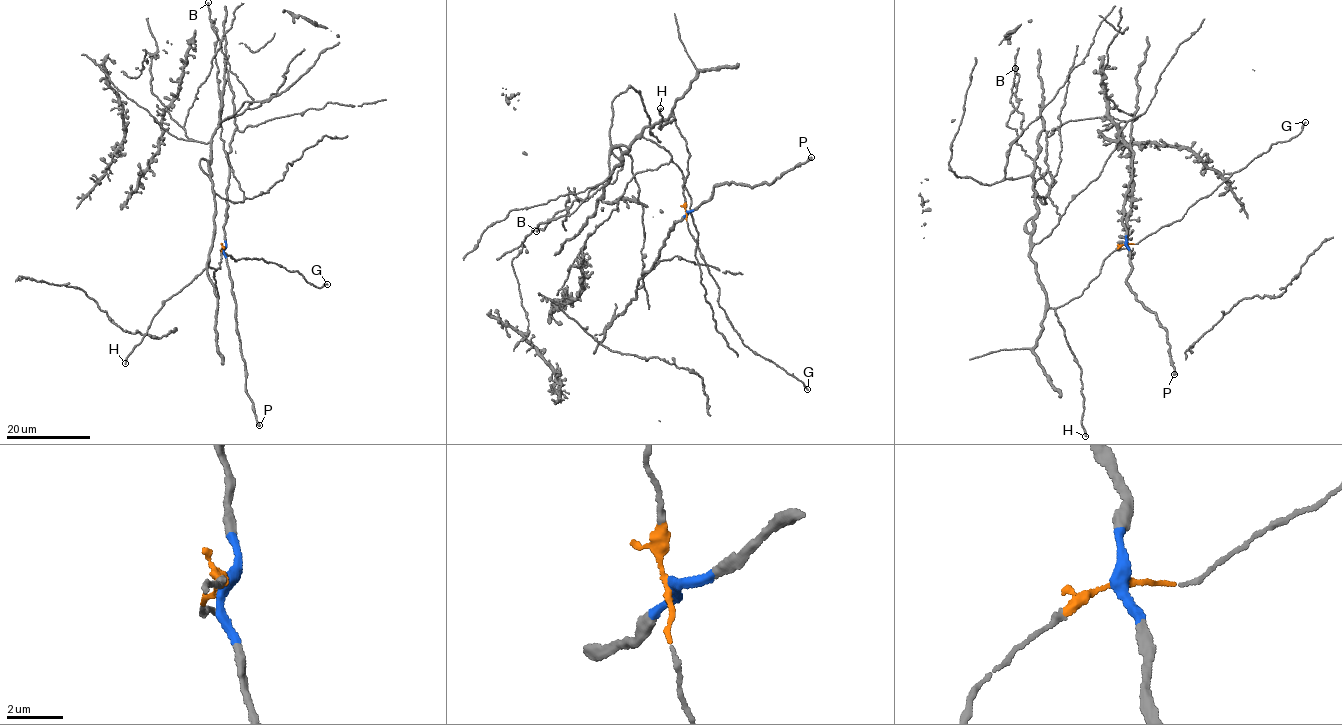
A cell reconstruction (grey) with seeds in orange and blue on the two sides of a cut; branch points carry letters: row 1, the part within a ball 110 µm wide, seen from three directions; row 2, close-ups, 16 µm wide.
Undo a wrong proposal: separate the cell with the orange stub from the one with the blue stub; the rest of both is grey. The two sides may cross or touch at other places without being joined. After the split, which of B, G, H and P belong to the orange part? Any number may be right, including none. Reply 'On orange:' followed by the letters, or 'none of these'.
On orange: B, G, H

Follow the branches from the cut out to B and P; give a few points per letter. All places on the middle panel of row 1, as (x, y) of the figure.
B: (686, 212), (690, 157), (673, 116), (646, 127), (610, 174), (612, 146), (623, 159), (614, 182), (537, 231)
P: (686, 212), (709, 199), (717, 183), (731, 181), (751, 186), (762, 181), (771, 183), (777, 177), (812, 157)

